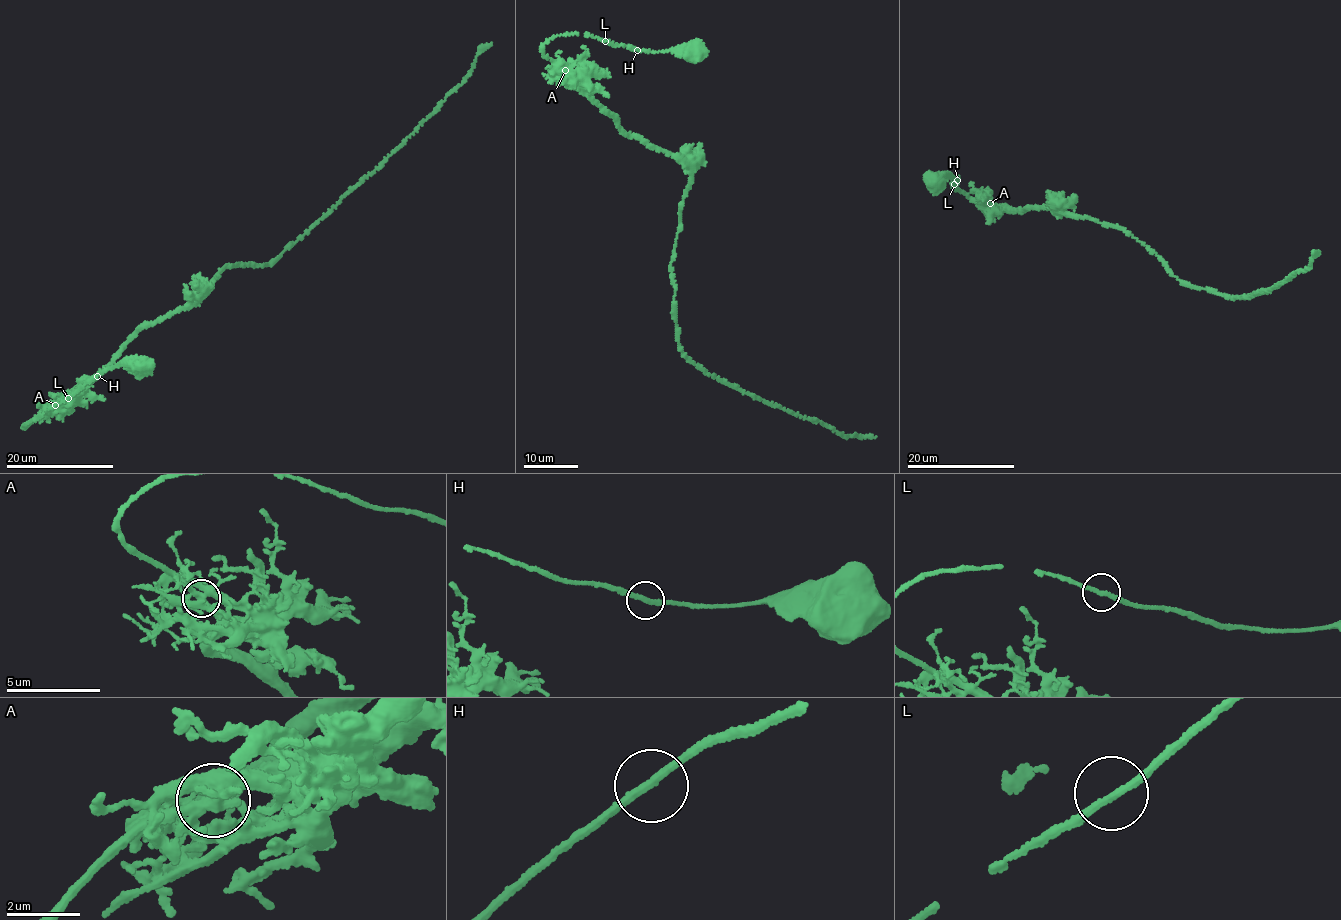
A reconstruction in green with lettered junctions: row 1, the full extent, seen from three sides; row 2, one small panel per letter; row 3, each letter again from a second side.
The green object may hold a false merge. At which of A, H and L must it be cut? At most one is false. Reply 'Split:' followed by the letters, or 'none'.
Split: none

